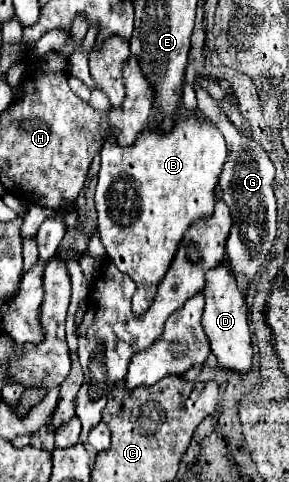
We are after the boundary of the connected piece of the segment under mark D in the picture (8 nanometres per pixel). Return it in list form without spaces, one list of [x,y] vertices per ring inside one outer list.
[[[227,264],[207,272],[207,284],[203,294],[207,296],[203,328],[209,338],[211,350],[217,356],[219,366],[225,370],[233,370],[235,374],[249,374],[253,370],[253,344],[251,344],[251,332],[247,324],[247,306],[243,294],[237,288],[237,280],[229,272]]]

